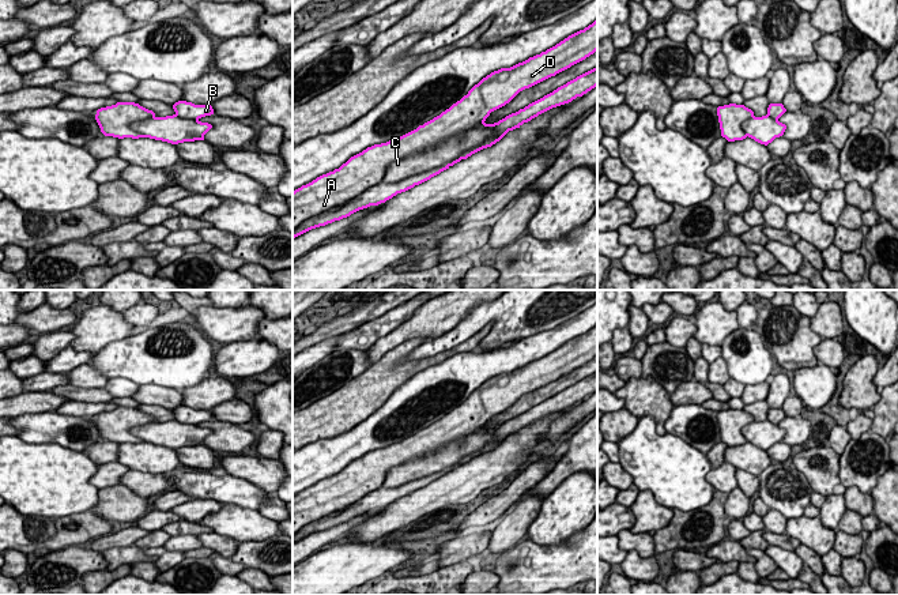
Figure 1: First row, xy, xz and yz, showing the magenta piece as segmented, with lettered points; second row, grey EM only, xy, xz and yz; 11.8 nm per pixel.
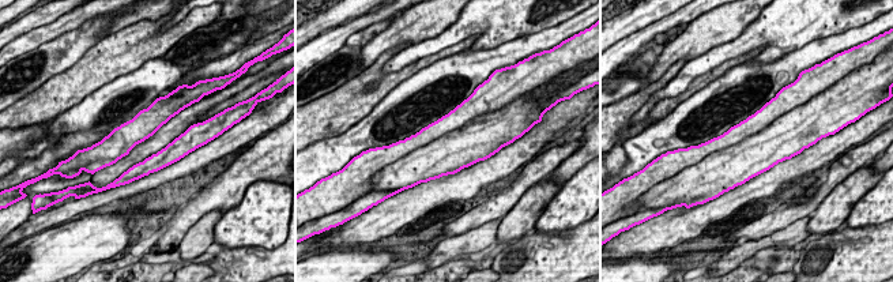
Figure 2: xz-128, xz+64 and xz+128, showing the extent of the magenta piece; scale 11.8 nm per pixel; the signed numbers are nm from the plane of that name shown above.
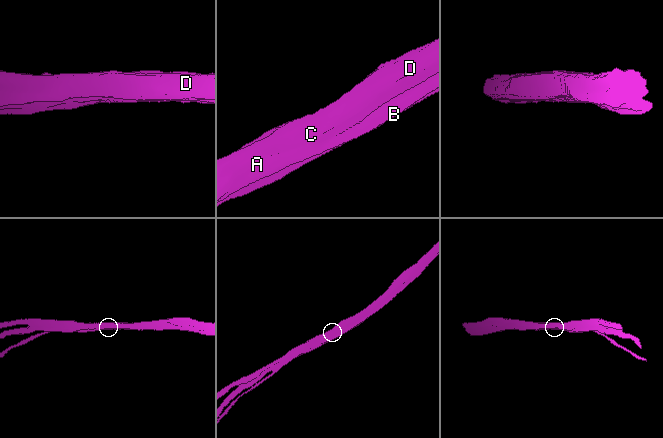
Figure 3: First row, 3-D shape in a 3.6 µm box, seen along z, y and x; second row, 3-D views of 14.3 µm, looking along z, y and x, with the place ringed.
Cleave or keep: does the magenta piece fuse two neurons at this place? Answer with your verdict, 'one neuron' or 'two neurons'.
two neurons

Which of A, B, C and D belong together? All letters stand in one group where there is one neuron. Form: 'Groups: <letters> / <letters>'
Groups: A B D / C

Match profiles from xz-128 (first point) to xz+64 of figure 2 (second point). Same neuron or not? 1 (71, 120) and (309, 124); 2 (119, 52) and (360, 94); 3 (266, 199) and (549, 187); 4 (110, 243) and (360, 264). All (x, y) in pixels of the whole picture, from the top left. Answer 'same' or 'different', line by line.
1: different
2: same
3: different
4: same

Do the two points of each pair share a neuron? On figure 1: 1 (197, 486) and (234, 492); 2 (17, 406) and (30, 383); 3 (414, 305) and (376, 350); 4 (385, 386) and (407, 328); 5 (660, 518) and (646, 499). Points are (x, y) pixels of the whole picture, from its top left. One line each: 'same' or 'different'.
1: same
2: different
3: different
4: different
5: same

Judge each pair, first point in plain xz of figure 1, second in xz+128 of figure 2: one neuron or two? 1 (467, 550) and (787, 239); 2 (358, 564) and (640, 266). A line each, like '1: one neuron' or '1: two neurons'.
1: one neuron
2: one neuron

